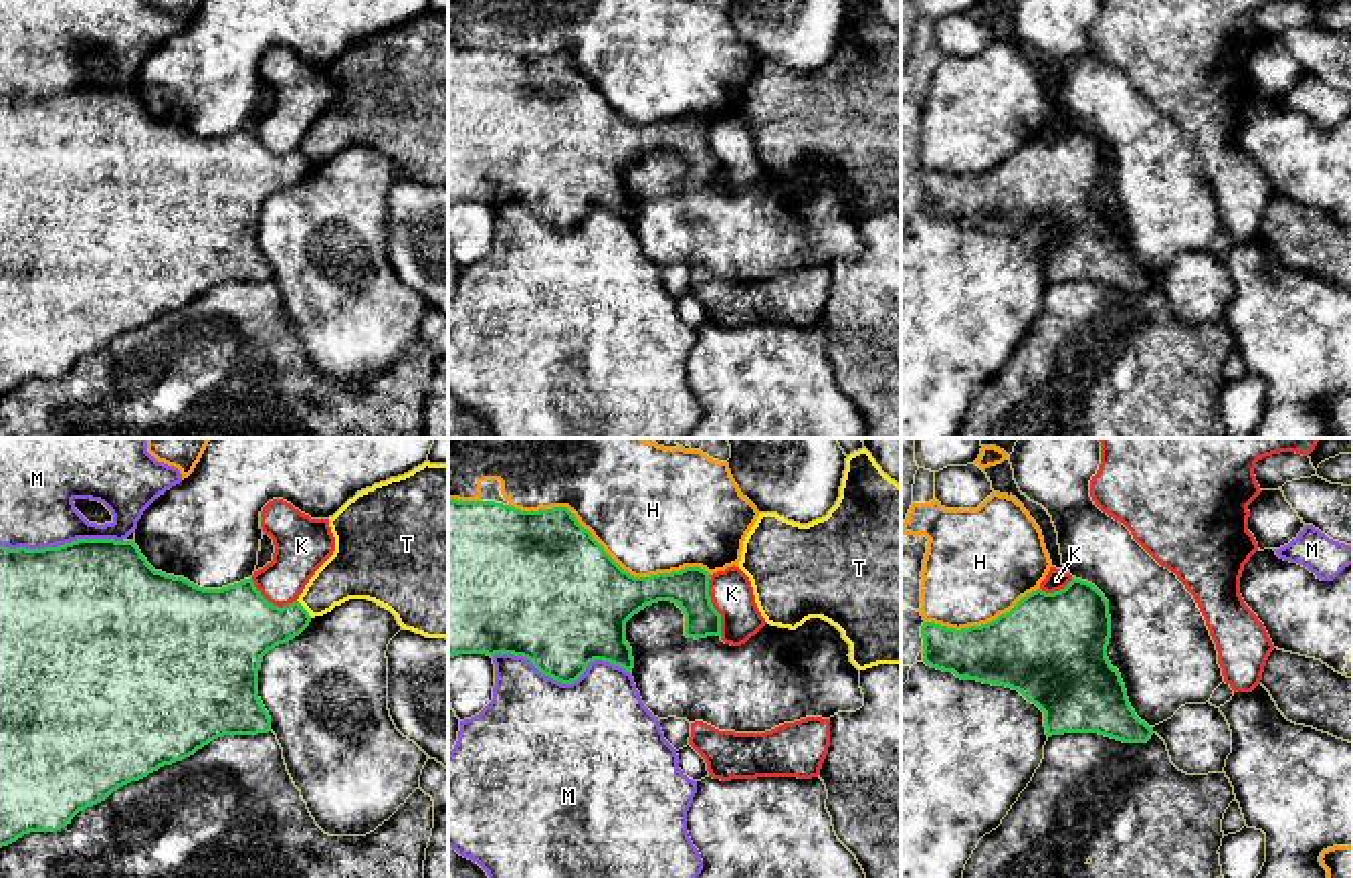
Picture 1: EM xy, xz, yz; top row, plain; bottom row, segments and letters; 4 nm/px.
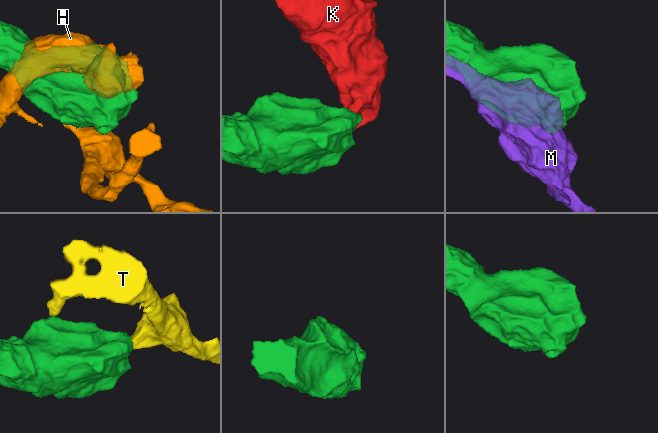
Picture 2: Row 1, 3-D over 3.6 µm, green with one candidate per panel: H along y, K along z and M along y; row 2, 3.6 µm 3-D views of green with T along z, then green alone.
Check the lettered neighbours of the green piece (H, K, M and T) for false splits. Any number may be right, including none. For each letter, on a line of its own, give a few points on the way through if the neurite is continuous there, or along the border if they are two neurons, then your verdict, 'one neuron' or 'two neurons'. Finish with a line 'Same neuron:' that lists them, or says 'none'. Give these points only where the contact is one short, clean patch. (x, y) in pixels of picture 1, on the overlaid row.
H: two neurons
K: border xz (709, 576), (709, 602), (719, 614), (721, 634); two neurons
M: two neurons
T: border xy (297, 600), (311, 616); two neurons
Same neuron: none

